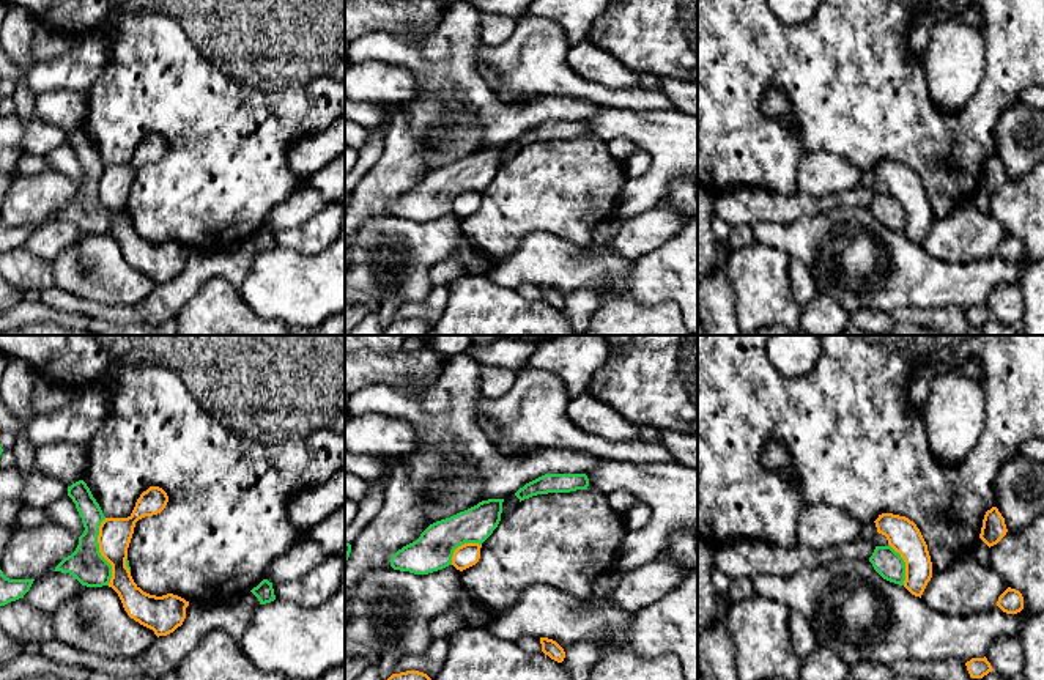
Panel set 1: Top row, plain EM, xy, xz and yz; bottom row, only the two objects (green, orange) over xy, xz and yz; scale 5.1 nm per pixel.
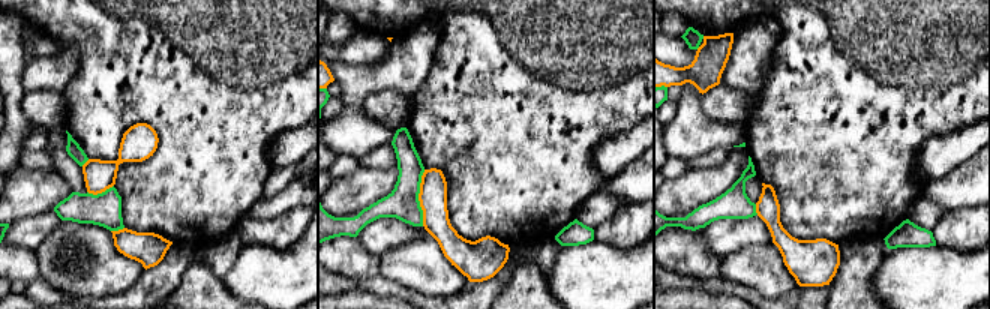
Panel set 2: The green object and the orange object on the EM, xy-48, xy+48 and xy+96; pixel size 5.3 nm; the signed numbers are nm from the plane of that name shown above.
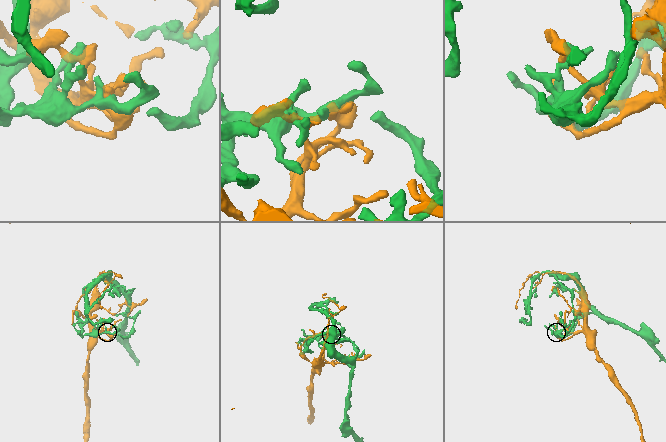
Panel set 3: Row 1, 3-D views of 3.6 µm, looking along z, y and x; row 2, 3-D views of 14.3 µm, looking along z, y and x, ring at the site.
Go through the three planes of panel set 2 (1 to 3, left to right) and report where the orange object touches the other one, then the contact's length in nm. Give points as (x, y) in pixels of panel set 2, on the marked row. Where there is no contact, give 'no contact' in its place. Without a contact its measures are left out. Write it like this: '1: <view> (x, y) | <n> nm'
1: xy-48 (99, 194) | 150 nm
2: xy+48 (417, 198) | 300 nm
3: xy+96 (755, 209) | 60 nm

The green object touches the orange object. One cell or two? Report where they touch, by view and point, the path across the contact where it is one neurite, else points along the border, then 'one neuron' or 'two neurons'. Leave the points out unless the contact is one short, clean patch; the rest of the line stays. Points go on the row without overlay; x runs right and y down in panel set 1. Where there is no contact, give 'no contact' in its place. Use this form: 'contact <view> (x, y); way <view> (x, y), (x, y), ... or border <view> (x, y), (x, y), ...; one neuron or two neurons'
contact xy (98, 199); two neurons

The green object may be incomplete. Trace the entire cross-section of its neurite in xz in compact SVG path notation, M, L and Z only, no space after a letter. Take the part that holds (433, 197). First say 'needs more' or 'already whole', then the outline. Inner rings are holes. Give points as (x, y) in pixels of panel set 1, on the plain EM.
already whole | M488 146L450 165L430 172L420 184L391 205L391 214L428 222L452 212L454 198L465 190L482 192L498 175L504 146Z

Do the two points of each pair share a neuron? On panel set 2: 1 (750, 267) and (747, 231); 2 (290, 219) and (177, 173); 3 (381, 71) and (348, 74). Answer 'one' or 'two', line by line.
1: two
2: two
3: one

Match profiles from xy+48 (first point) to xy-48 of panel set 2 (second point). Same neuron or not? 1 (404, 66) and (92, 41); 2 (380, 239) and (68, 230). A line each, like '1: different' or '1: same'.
1: different
2: different

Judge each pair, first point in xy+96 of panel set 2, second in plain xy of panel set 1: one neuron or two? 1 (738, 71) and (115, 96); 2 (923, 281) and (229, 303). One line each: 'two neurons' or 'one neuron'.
1: two neurons
2: two neurons

